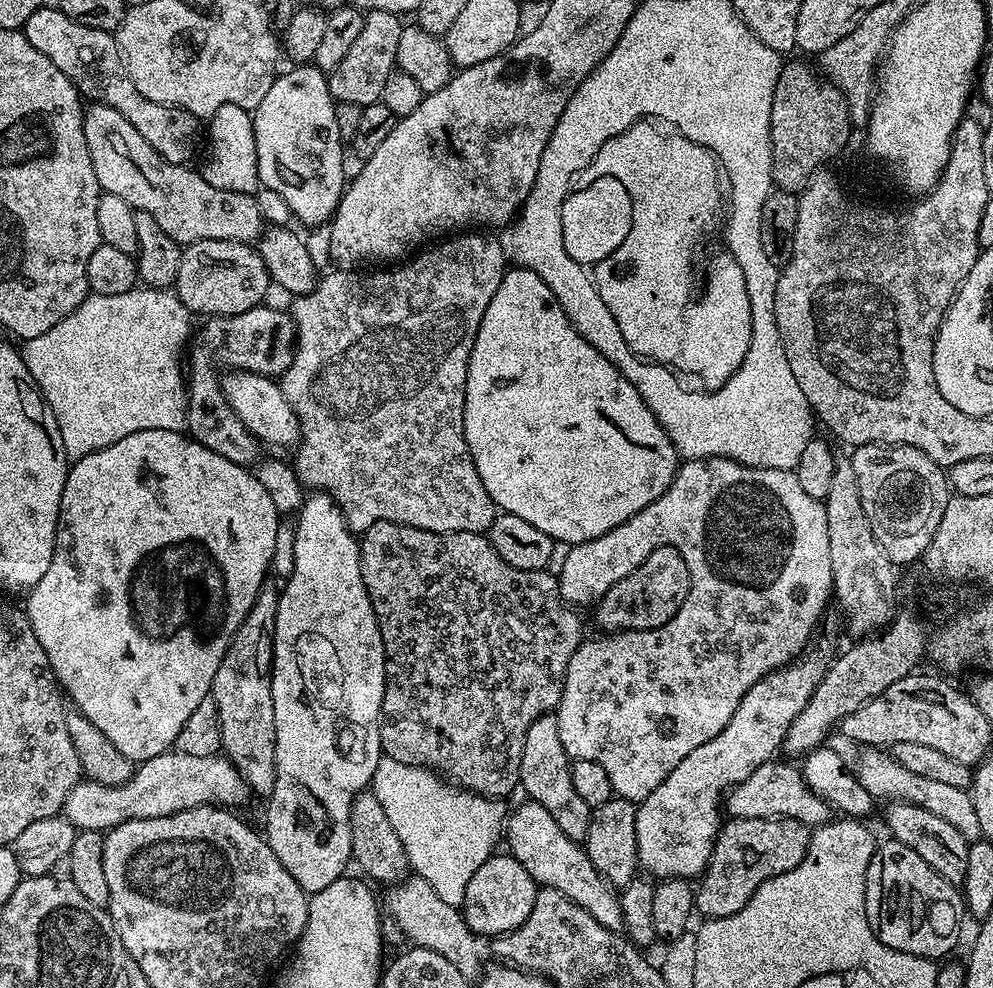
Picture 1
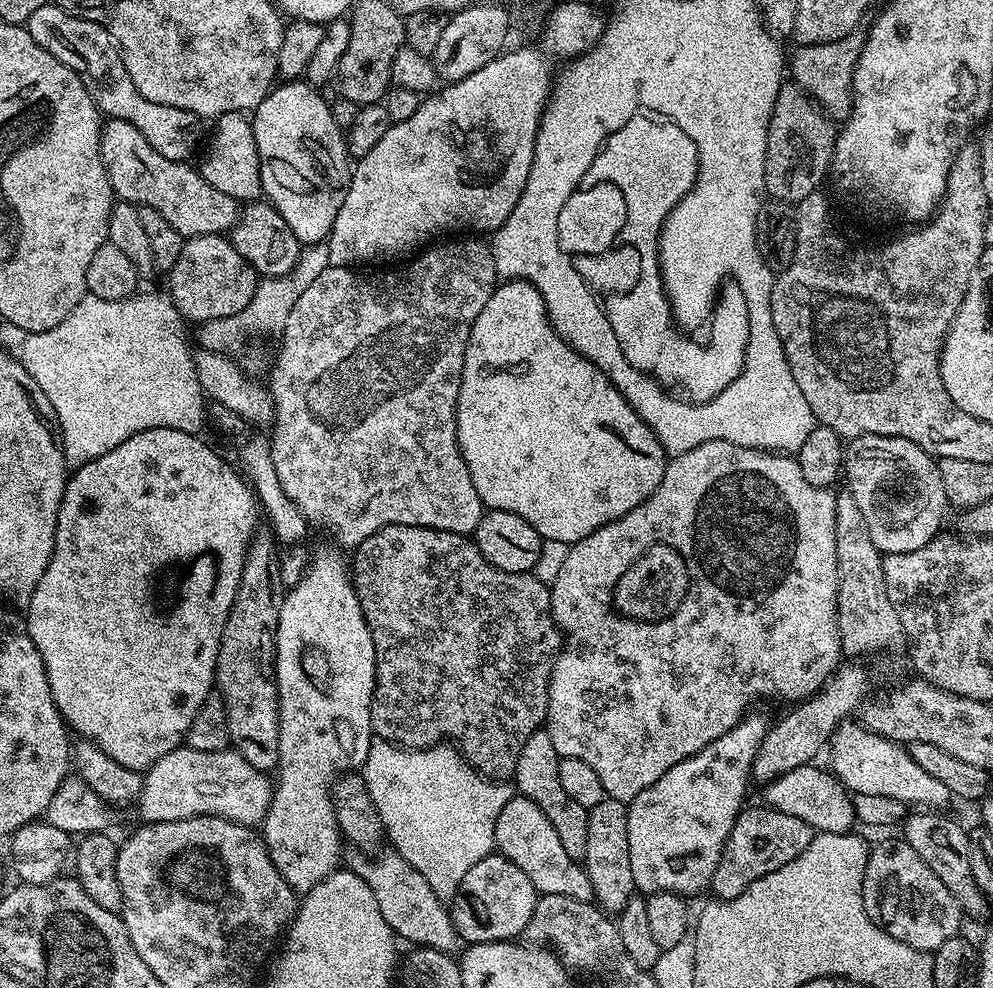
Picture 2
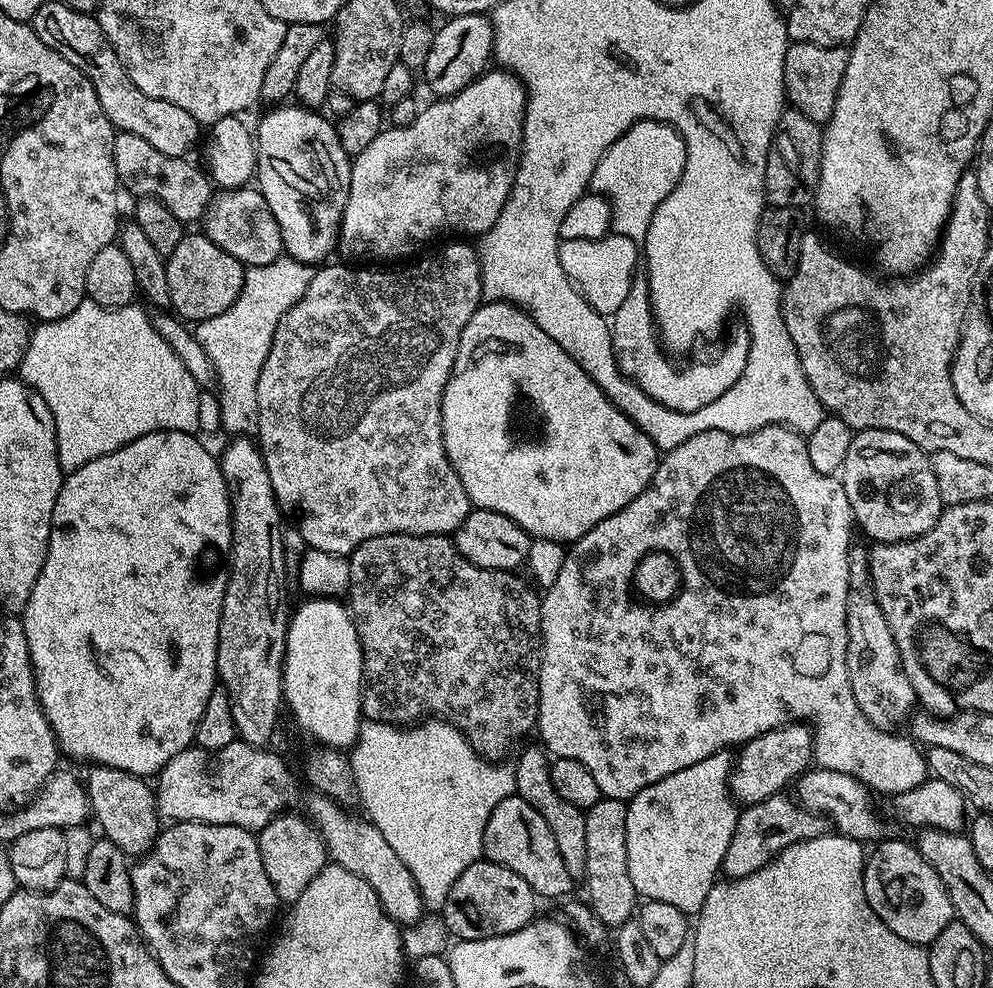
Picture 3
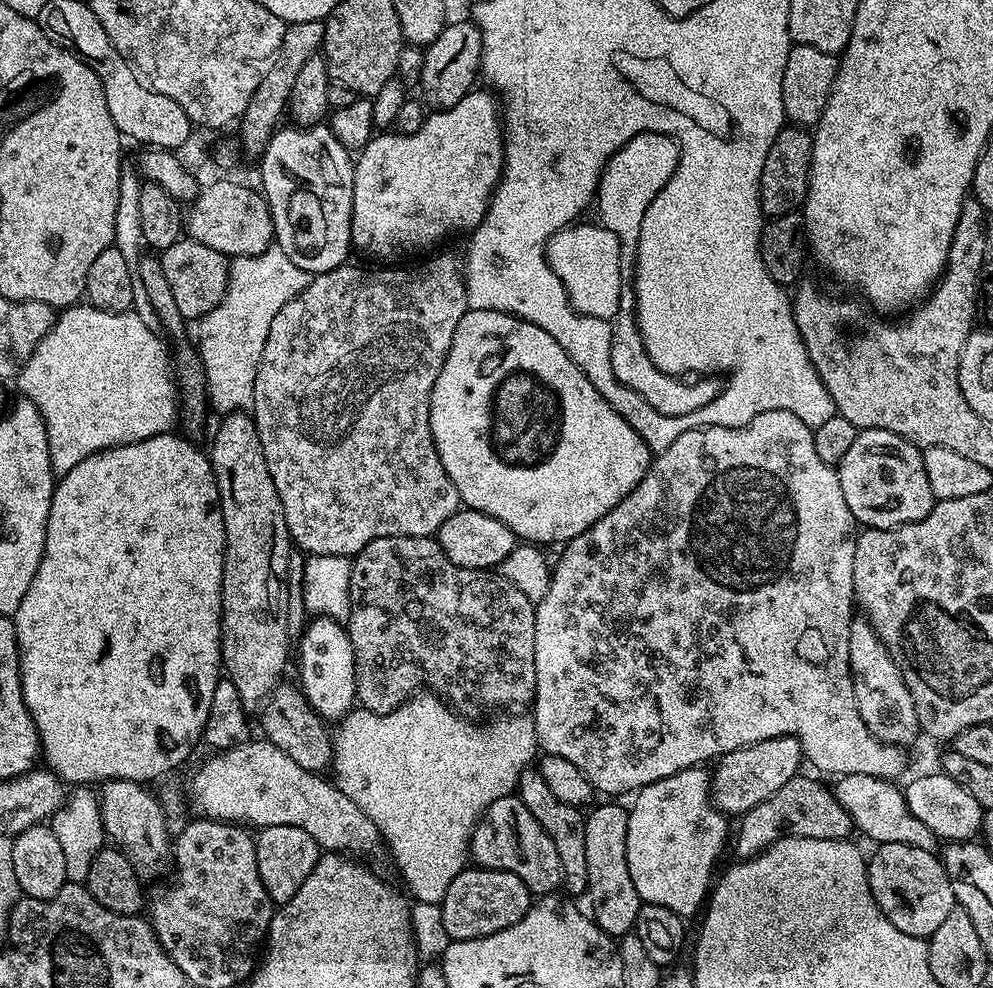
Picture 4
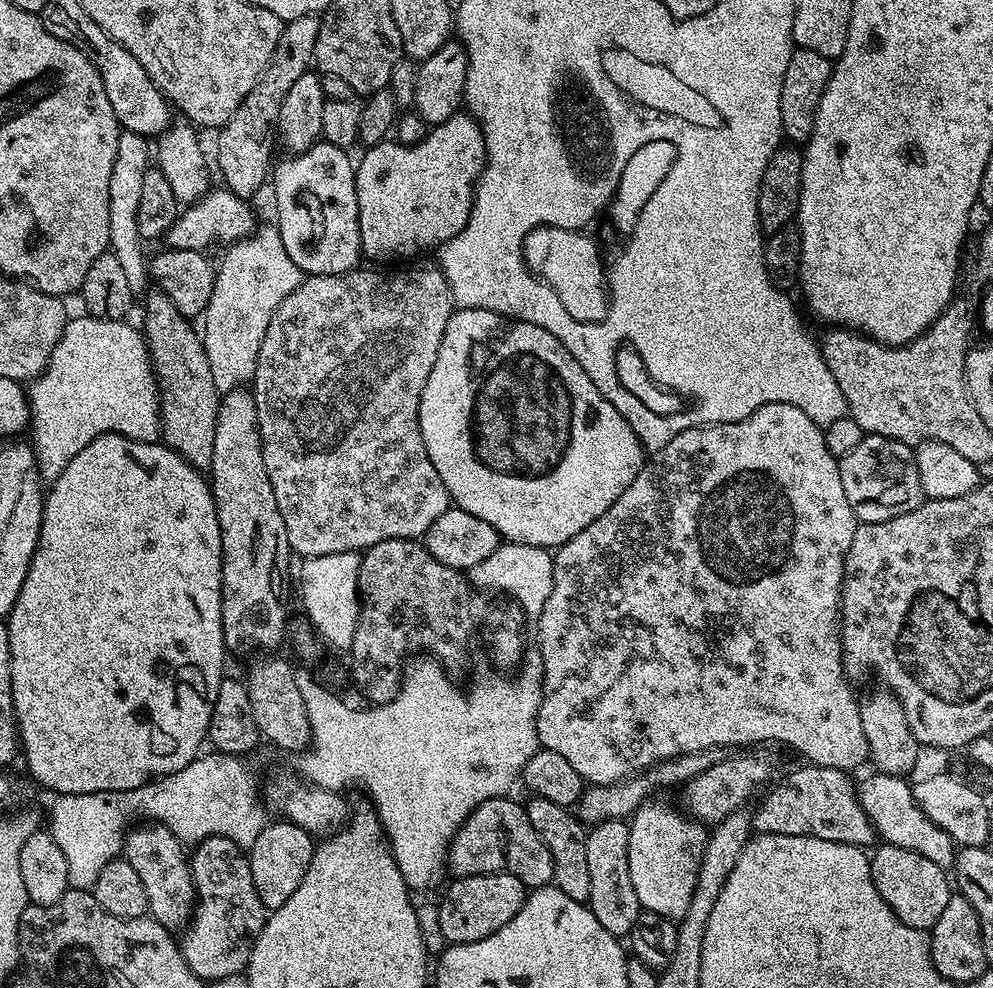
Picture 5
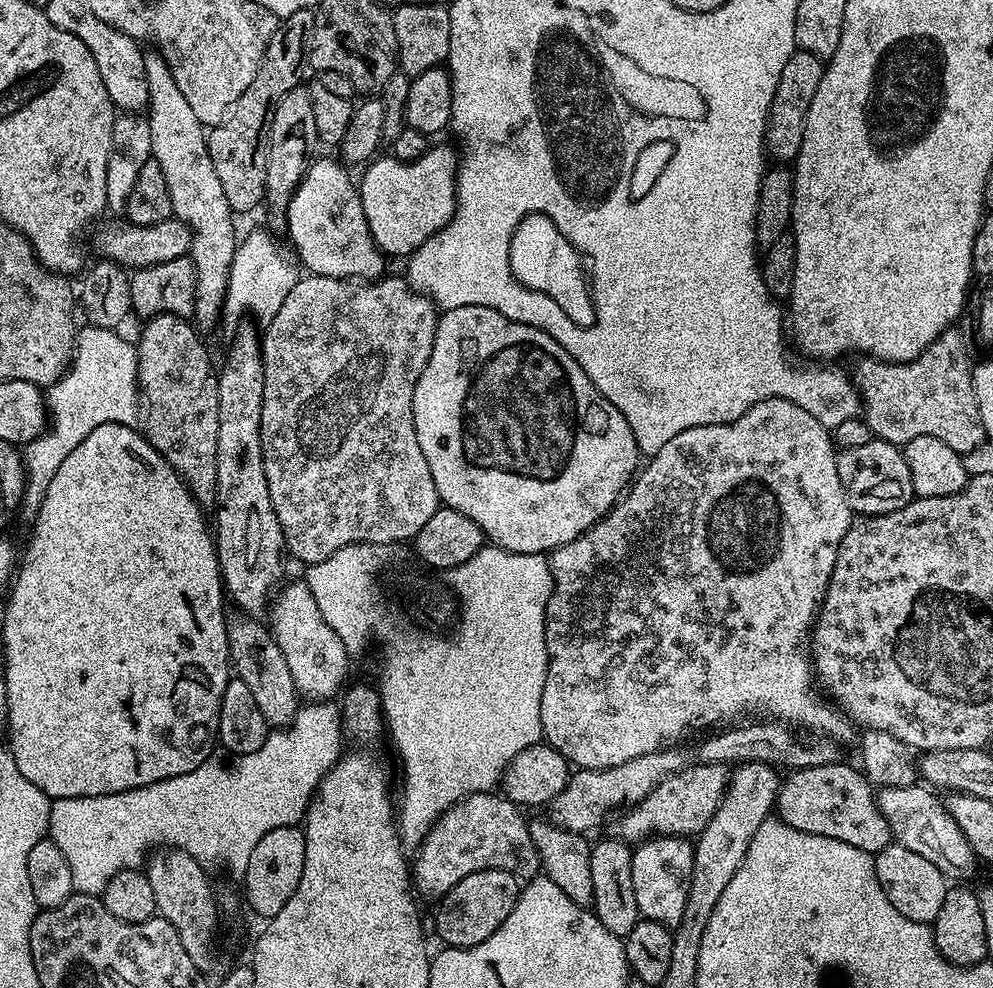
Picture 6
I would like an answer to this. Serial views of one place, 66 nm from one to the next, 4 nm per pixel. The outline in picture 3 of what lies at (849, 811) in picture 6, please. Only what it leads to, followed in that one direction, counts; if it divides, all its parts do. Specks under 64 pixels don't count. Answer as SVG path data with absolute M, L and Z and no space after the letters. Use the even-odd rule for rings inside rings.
M791 795L771 796L757 804L749 804L737 815L734 838L730 838L730 847L724 855L723 875L728 880L746 878L746 874L754 874L754 870L769 864L783 848L800 840L829 835L829 832L830 824L825 817L809 812Z

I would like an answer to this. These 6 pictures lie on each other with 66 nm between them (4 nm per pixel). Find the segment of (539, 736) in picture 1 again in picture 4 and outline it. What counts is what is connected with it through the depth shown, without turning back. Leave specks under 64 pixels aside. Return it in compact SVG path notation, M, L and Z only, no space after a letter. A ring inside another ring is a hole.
M532 766L525 768L524 773L520 775L520 780L516 784L516 792L520 801L526 806L526 810L530 810L530 814L534 814L534 818L538 818L538 826L542 826L542 830L546 830L546 834L550 834L550 842L554 842L563 891L572 898L583 897L588 891L585 813L574 806L566 806L566 802L558 802L558 797L550 790L550 786L546 786L540 771Z

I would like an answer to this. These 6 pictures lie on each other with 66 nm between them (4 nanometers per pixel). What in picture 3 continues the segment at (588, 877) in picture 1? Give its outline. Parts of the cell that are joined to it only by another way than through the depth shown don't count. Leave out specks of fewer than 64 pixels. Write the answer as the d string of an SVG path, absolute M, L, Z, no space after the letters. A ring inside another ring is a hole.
M515 794L502 798L502 802L494 806L490 822L486 822L483 859L506 866L506 870L514 870L514 874L526 878L540 898L564 896L574 884L574 877L566 870L566 862L562 862L562 854L558 854L558 842L554 842L550 826L546 826L542 814L538 814L530 802Z

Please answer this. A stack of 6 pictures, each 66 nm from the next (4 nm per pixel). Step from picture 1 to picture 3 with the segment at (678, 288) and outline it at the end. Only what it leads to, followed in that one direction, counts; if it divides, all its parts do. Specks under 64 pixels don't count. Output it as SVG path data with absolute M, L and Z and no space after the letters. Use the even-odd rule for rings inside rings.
M639 120L604 151L592 172L590 188L612 202L620 197L620 192L624 192L624 196L628 196L628 192L640 192L640 196L652 196L652 200L661 203L682 178L685 166L686 146L679 132L661 120ZM632 296L632 300L622 300L610 317L611 350L620 372L648 397L676 413L696 413L717 401L745 372L749 358L749 330L746 324L737 324L714 362L694 364L679 371L663 350L648 296Z

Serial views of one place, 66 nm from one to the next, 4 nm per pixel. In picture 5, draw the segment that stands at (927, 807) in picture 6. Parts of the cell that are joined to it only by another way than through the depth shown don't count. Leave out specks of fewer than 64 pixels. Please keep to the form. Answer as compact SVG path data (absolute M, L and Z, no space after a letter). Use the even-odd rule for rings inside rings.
M876 772L864 781L859 781L858 795L862 810L876 827L876 835L883 843L902 846L906 850L914 850L922 854L922 858L930 858L934 866L945 870L951 869L954 864L954 843L946 830L940 829L920 809L912 793L913 785L905 777L891 776Z

